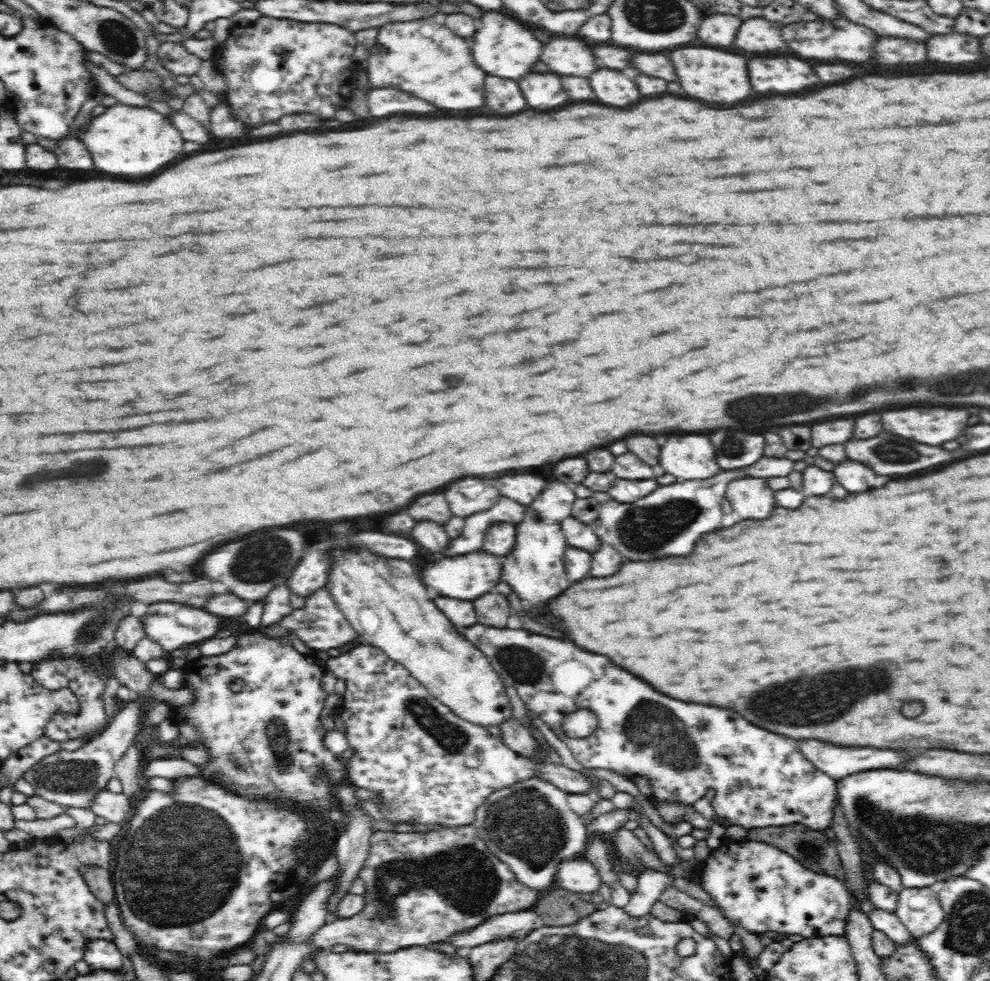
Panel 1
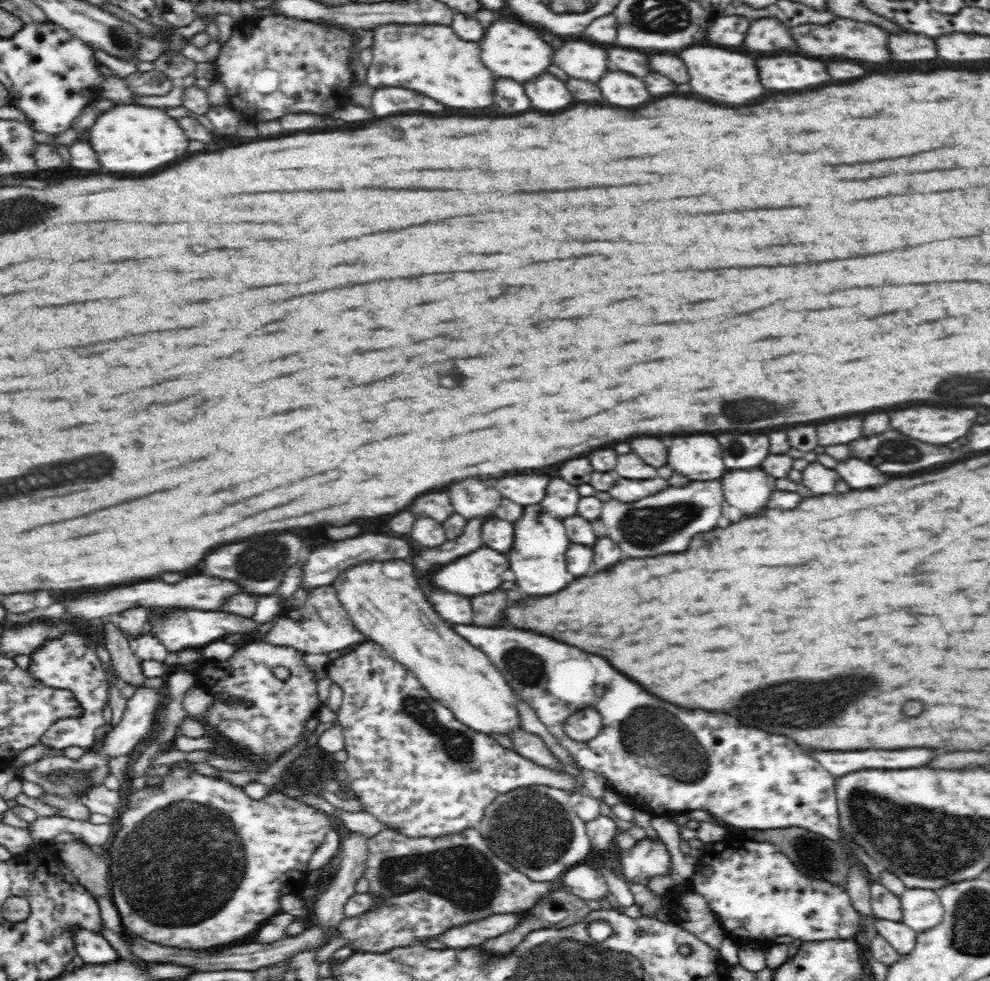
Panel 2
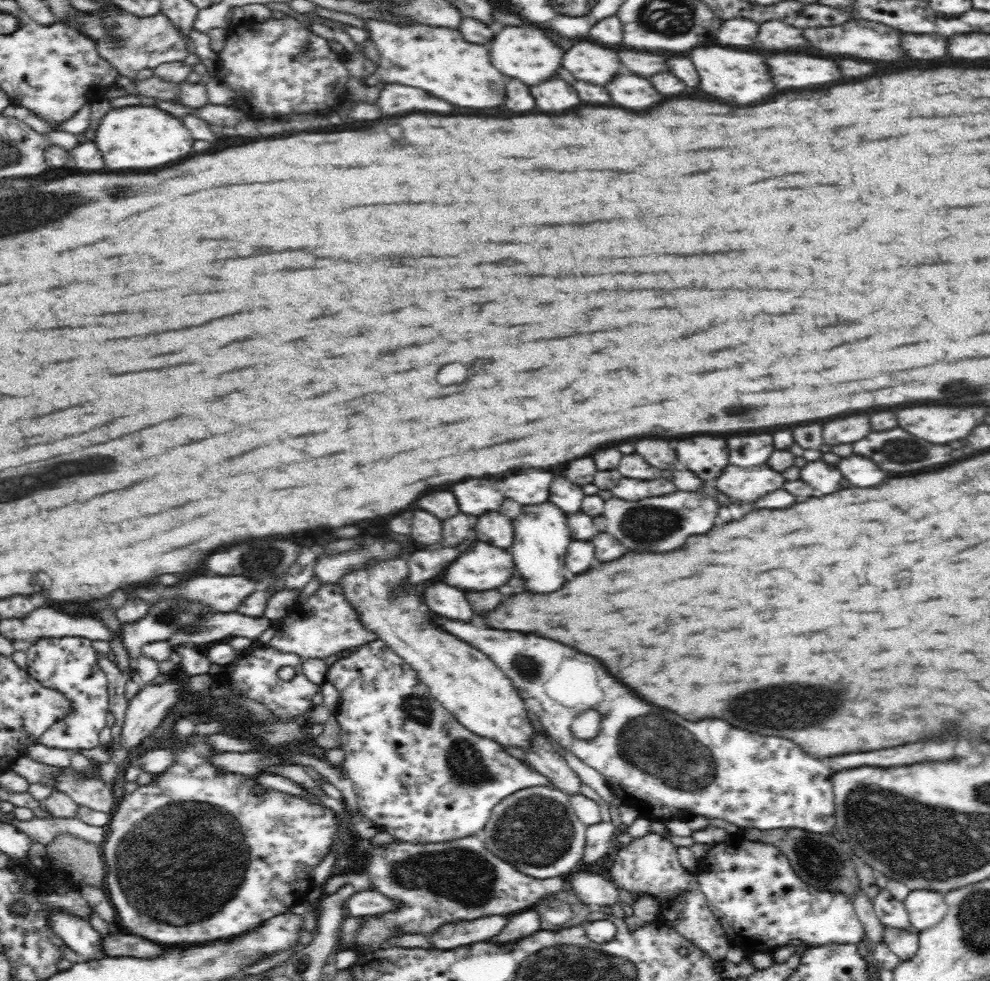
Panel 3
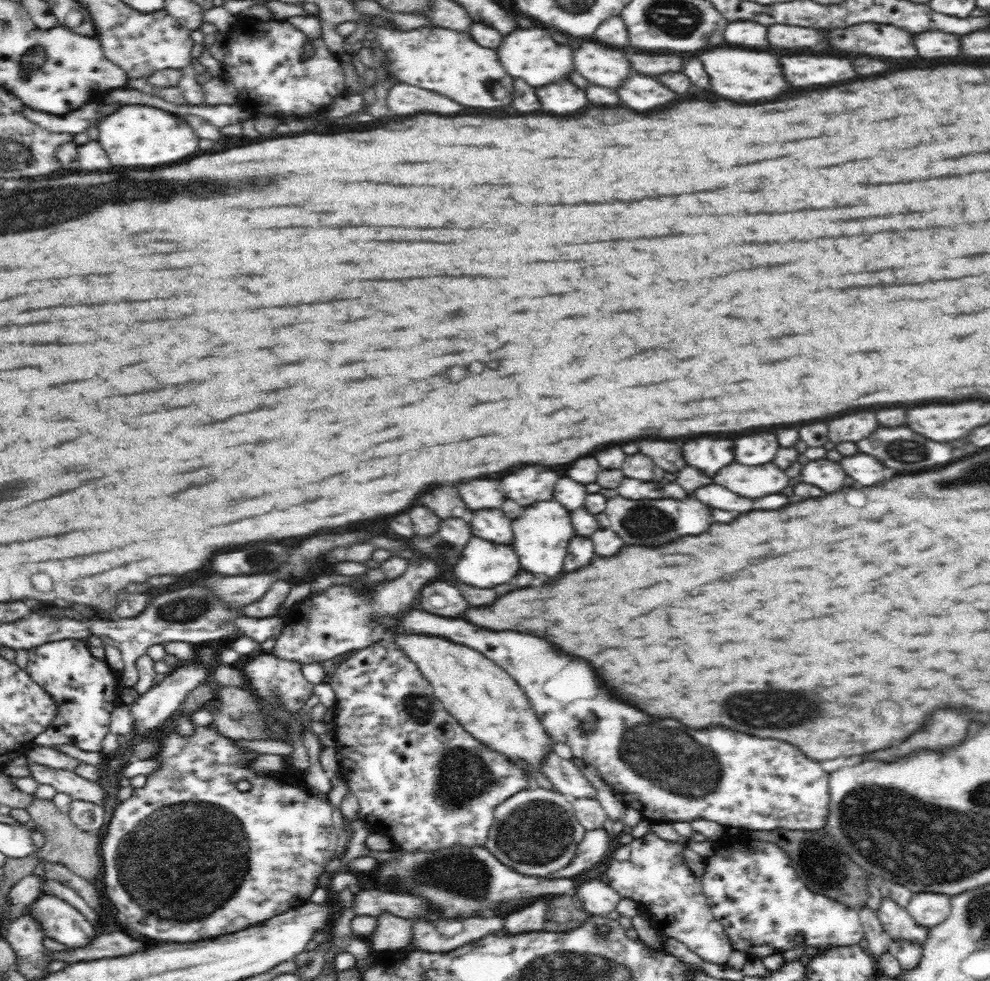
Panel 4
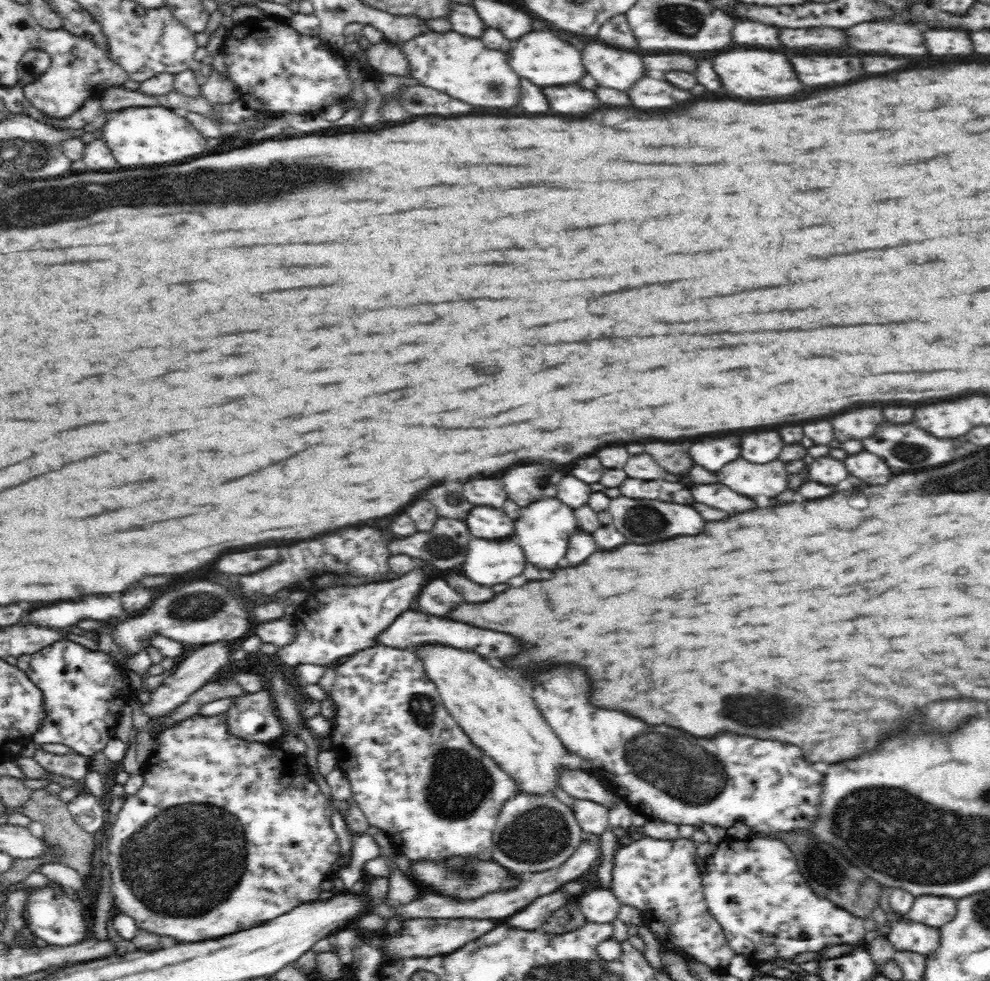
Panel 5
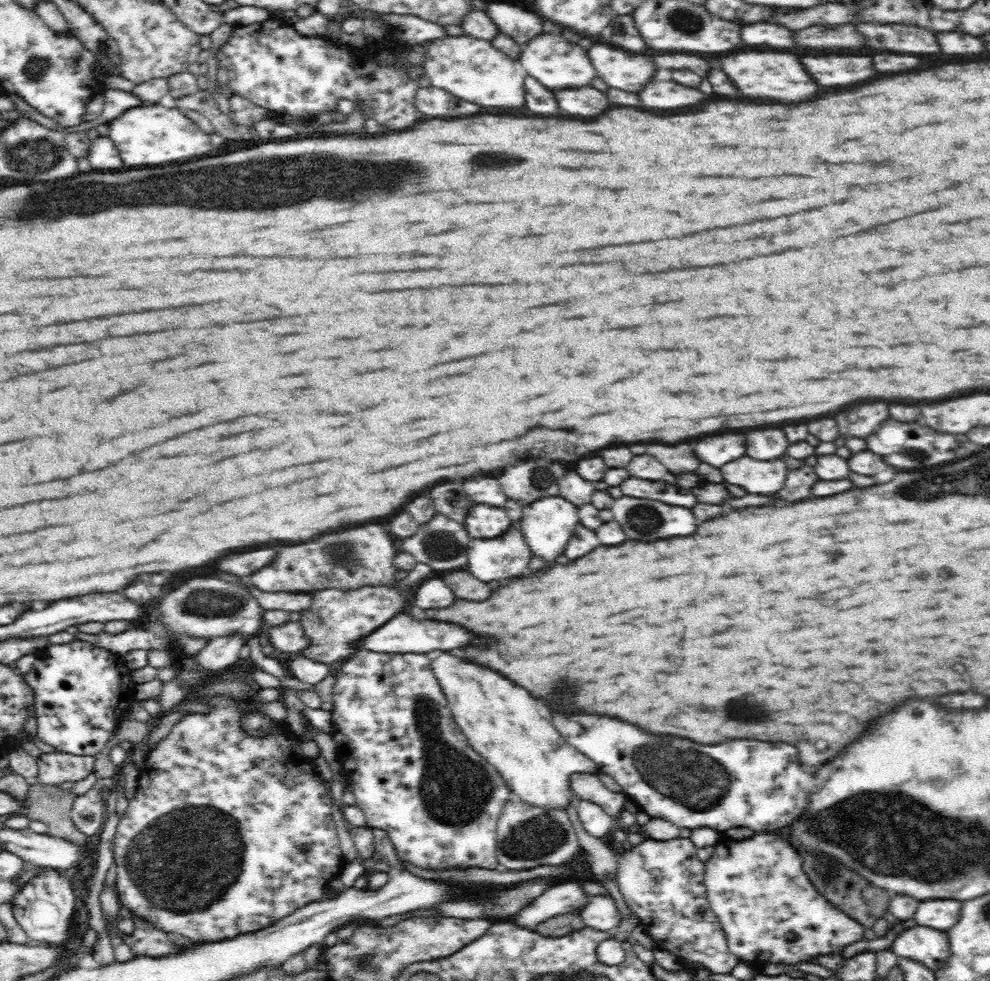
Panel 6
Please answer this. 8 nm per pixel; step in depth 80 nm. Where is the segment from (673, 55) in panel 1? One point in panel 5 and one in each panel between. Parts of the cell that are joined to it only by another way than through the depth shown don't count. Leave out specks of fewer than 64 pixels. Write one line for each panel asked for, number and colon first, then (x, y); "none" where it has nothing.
2: (716, 74)
3: (734, 76)
4: (743, 76)
5: (746, 74)

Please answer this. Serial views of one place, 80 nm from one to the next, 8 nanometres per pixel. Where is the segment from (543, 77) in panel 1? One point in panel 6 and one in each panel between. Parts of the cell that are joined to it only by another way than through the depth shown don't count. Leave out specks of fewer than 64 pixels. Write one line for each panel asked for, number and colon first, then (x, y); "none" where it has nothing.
2: (545, 92)
3: (553, 95)
4: (562, 97)
5: (570, 99)
6: (584, 101)

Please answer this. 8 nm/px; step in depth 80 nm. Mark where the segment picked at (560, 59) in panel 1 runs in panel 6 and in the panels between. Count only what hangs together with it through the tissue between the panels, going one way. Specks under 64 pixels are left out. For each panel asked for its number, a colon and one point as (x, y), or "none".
2: (580, 60)
3: (585, 61)
4: (600, 65)
5: (612, 68)
6: (616, 68)

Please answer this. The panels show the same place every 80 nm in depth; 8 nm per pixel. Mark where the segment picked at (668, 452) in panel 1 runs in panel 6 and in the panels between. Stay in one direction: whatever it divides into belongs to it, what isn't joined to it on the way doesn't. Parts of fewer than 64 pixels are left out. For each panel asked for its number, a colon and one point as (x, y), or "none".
2: (695, 457)
3: (707, 457)
4: (707, 454)
5: (712, 455)
6: (718, 450)

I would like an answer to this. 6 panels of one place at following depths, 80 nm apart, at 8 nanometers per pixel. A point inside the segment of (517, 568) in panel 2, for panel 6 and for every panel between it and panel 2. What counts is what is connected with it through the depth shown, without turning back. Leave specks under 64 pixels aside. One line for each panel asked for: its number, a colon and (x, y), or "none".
3: (541, 537)
4: (541, 535)
5: (543, 530)
6: (546, 524)

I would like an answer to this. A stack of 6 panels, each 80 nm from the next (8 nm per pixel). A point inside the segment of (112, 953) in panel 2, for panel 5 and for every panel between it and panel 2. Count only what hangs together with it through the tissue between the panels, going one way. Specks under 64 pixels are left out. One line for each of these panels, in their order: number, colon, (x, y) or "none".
3: (80, 936)
4: (59, 920)
5: (56, 918)

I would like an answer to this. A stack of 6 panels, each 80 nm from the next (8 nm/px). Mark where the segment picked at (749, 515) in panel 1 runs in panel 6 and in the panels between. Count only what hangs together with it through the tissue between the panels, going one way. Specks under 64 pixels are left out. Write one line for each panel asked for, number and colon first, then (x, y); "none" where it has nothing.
2: (749, 490)
3: (742, 486)
4: (749, 481)
5: (769, 480)
6: (765, 478)

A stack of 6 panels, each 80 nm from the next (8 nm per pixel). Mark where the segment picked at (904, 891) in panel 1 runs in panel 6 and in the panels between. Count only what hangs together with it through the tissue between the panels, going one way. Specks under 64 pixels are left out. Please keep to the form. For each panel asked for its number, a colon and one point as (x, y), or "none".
2: (921, 909)
3: (925, 908)
4: (928, 909)
5: (932, 910)
6: (939, 914)

